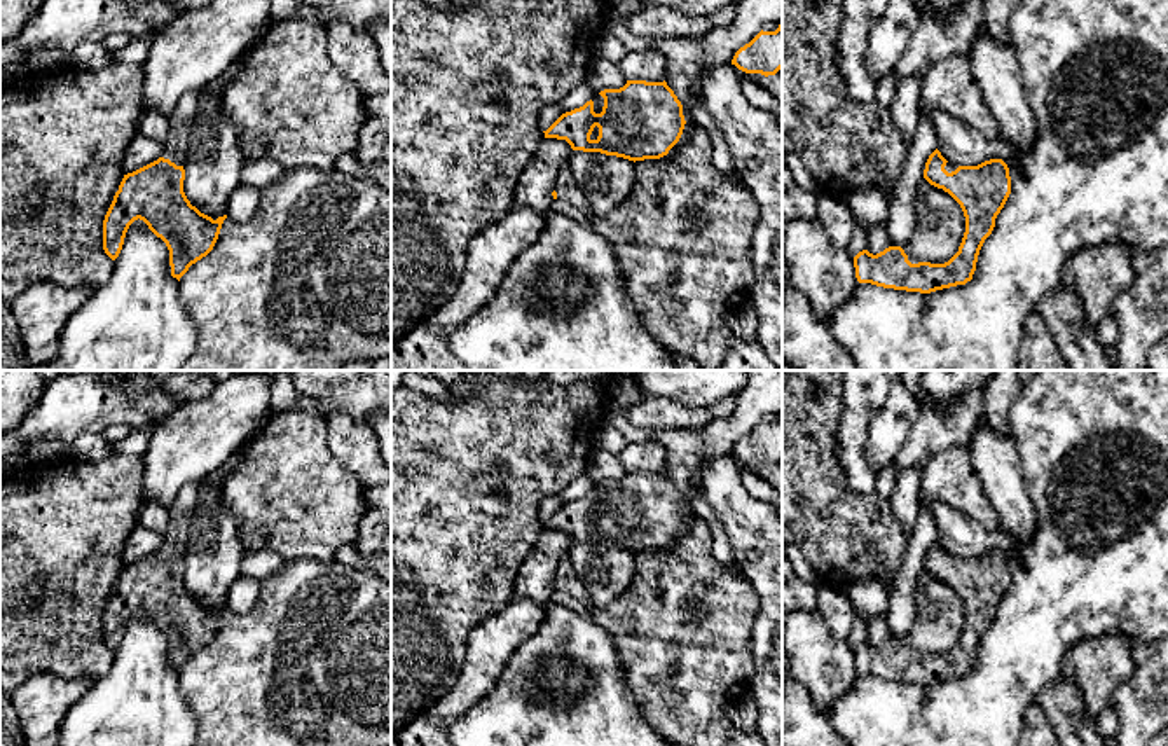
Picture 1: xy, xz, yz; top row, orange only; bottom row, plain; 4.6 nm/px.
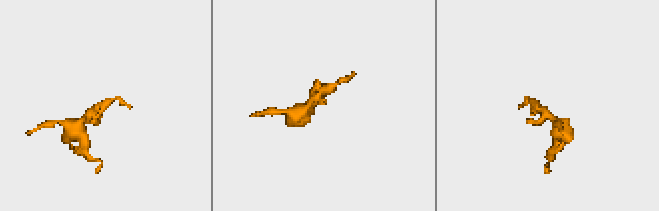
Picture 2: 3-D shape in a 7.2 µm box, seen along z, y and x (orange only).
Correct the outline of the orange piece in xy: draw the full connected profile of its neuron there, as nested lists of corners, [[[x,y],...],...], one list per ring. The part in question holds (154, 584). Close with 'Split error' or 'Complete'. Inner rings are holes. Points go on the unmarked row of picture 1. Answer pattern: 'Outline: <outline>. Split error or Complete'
Outline: [[[241,449],[220,470],[185,484],[169,510],[162,547],[124,566],[103,611],[103,641],[112,652],[119,648],[126,624],[138,610],[166,634],[171,667],[178,673],[192,655],[213,641],[227,606],[213,611],[190,596],[183,584],[183,557],[189,524],[201,505],[203,484],[222,487],[239,456]]]. Split error

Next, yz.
Outline: [[[936,540],[925,554],[924,570],[948,584],[964,603],[965,624],[958,643],[945,655],[931,655],[906,646],[901,638],[876,646],[862,641],[854,648],[859,674],[931,685],[972,671],[979,641],[1011,585],[1009,559],[1002,550],[955,557]]]. Split error

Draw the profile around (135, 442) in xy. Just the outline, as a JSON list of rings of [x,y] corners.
[[[131,430],[122,440],[112,442],[113,452],[143,458],[148,449],[150,430]]]

